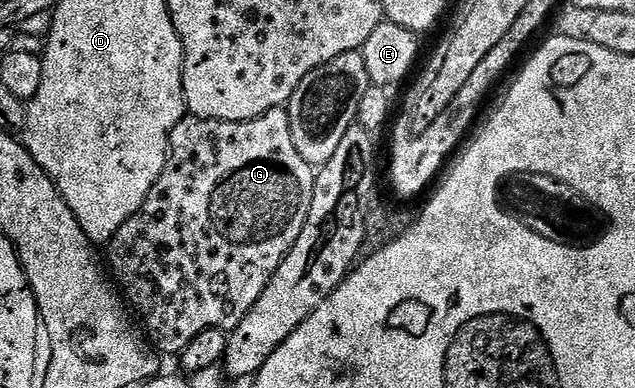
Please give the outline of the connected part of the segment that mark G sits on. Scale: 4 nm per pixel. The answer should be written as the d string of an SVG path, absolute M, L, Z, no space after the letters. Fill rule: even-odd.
M273 107L258 119L249 119L243 123L186 117L174 126L170 134L170 150L160 177L152 185L141 209L128 221L124 221L124 225L120 225L120 229L116 229L116 233L108 244L110 267L114 270L115 277L118 278L117 286L120 291L120 286L122 286L121 294L136 315L136 310L138 310L137 318L140 323L140 318L142 318L141 326L144 328L149 342L159 352L167 351L168 354L177 356L197 335L212 327L215 327L217 331L229 333L240 325L240 321L250 312L252 305L256 305L260 293L264 293L268 281L274 276L282 259L290 252L290 246L294 244L294 239L300 233L300 229L306 221L306 212L310 210L310 198L314 192L315 178L315 168L306 163L304 157L300 157L300 153L292 141L290 113L286 107Z

